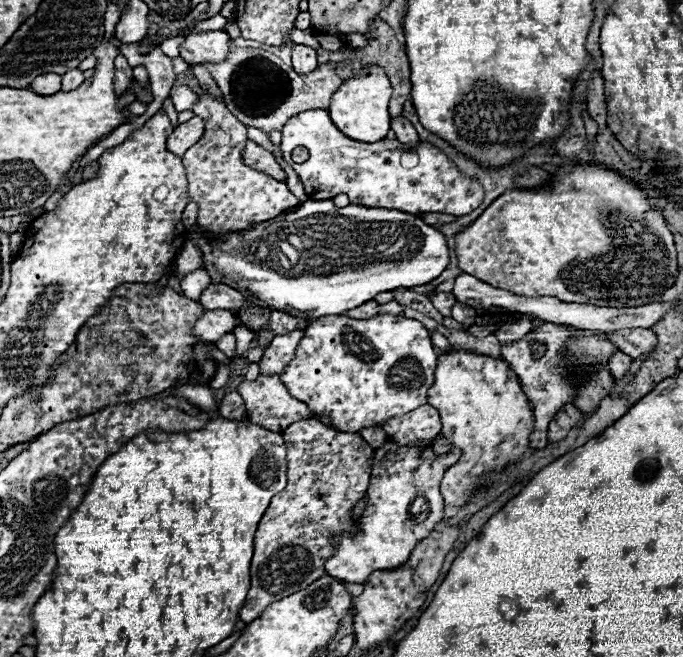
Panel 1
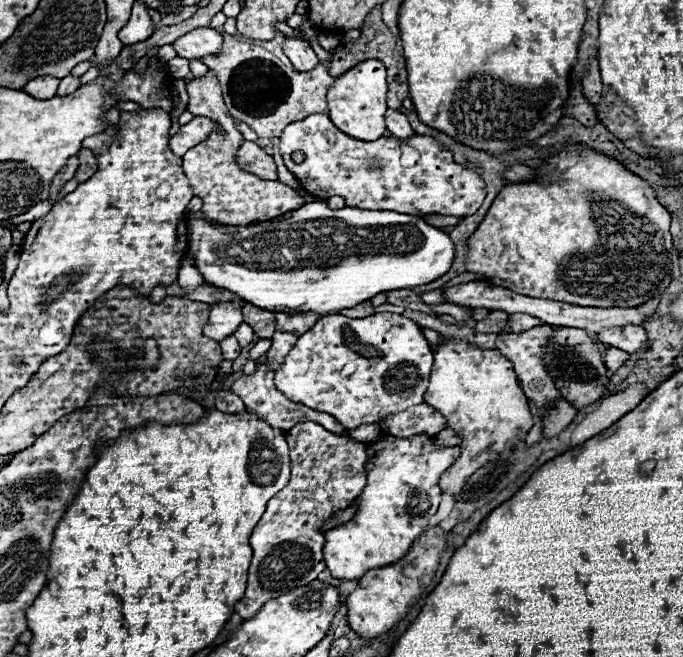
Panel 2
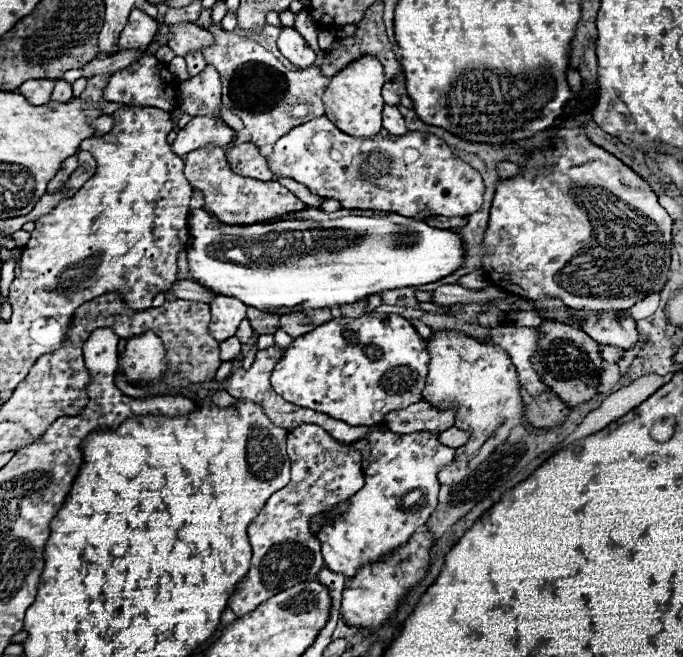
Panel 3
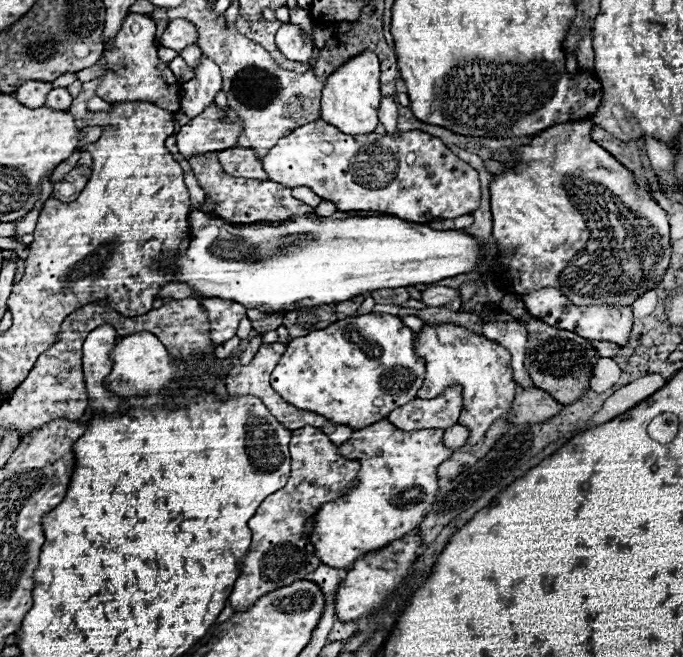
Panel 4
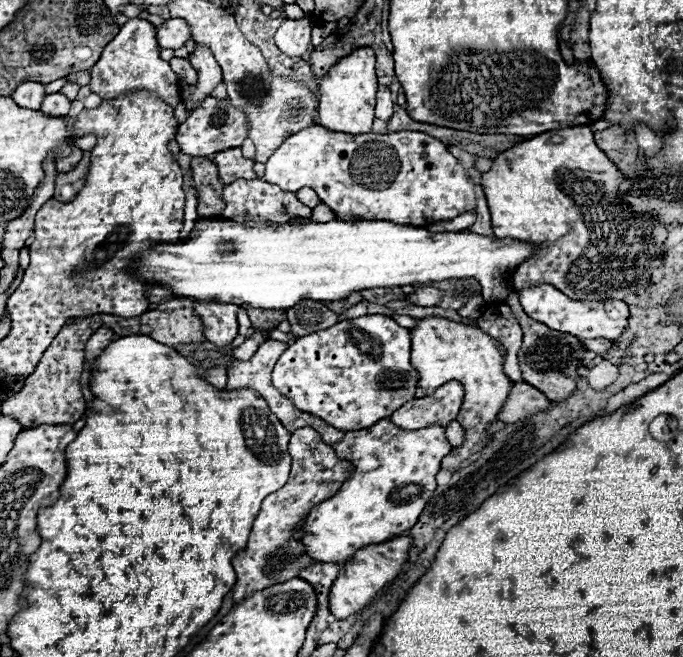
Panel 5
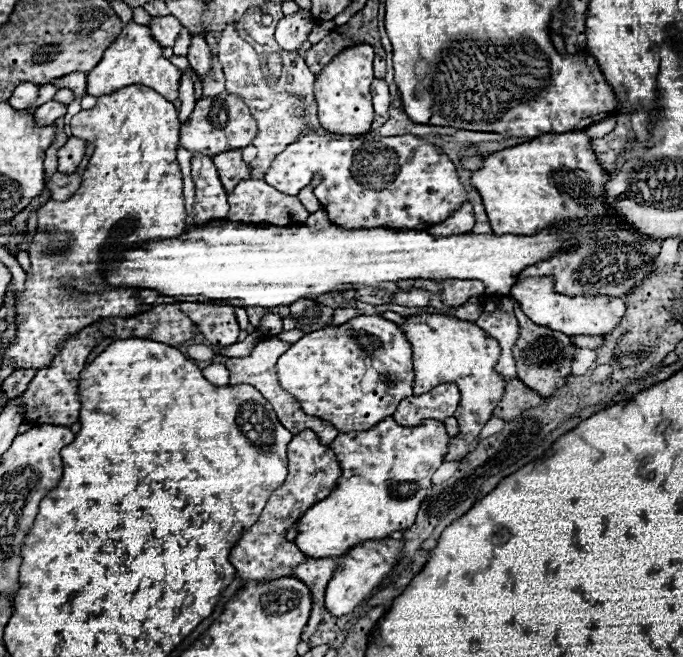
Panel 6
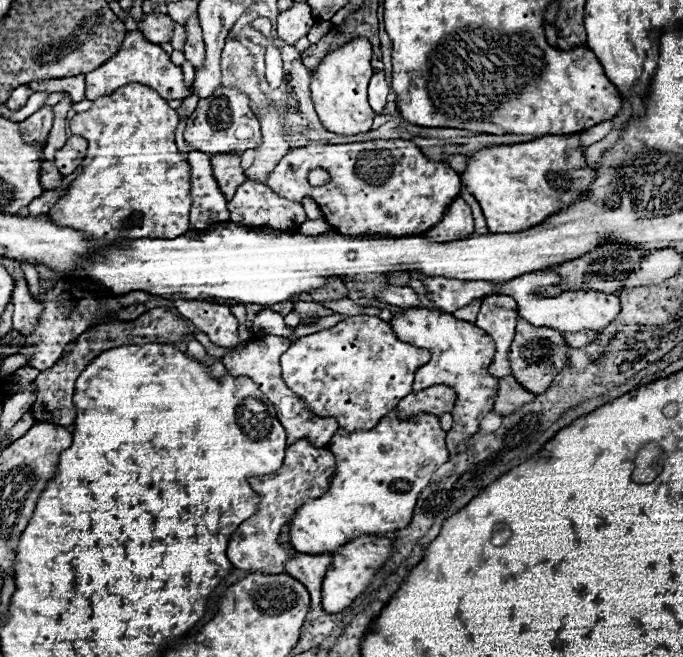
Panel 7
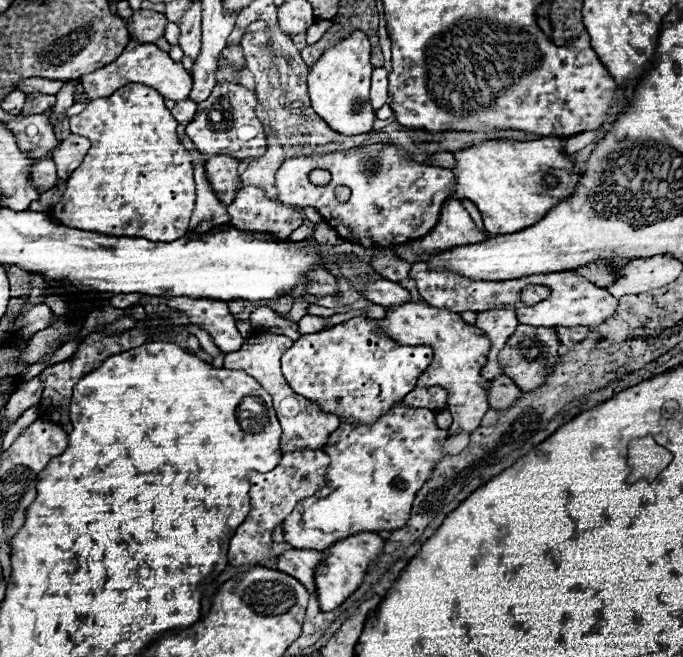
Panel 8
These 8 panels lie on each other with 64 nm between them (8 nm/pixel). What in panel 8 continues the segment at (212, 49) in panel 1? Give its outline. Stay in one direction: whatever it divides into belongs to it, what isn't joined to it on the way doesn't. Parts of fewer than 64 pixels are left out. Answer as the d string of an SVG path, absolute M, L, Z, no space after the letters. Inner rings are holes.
M138 10L132 16L132 32L130 36L140 42L156 42L164 36L168 20L164 14L154 10Z

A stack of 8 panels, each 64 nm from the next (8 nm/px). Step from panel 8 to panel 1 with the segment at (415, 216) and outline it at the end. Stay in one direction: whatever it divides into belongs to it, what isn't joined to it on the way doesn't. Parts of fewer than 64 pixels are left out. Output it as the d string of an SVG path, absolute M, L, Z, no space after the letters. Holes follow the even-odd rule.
M322 108L300 112L284 124L282 152L284 152L284 160L298 172L298 176L304 184L304 190L306 190L308 198L312 198L312 200L328 200L338 194L348 194L352 204L364 204L370 208L390 208L390 210L400 210L400 212L408 212L408 214L444 212L444 214L452 214L452 216L464 216L464 214L470 214L474 208L478 208L484 198L482 186L474 178L468 178L462 172L458 172L456 166L448 160L448 156L444 152L440 152L438 148L434 148L432 144L422 142L418 148L408 150L398 140L388 140L388 138L374 142L374 144L356 142L356 140L350 140L348 136L344 136L332 124L328 110L322 110ZM296 146L304 146L310 150L310 158L302 164L292 162L292 150Z

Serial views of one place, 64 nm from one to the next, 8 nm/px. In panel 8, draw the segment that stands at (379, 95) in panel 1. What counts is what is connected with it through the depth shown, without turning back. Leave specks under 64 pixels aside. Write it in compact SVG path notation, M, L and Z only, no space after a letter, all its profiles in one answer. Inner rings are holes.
M354 32L348 38L340 40L340 44L328 48L320 60L310 68L308 74L308 94L312 100L312 108L316 114L338 134L364 134L372 130L376 120L376 112L370 106L370 42L364 32Z

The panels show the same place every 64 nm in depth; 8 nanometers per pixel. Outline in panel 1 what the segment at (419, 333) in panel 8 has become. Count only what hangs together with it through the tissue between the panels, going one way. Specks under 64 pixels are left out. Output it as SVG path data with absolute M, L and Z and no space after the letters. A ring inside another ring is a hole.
M452 350L448 354L438 356L434 378L436 382L428 392L428 404L432 404L440 412L442 436L452 442L452 448L462 450L460 460L446 470L440 488L448 506L464 506L468 504L472 490L476 488L476 480L482 474L502 472L506 466L532 456L534 448L530 448L528 436L534 430L534 412L530 408L526 394L520 388L518 376L504 360L496 360L496 358L488 358L488 356L480 356L464 350Z

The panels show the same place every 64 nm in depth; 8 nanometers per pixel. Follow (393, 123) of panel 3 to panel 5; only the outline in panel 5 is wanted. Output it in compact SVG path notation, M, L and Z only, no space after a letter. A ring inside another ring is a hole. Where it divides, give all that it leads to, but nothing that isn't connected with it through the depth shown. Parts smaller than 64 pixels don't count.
M378 86L378 104L376 104L376 118L390 122L394 114L394 102L390 100L390 90L384 86Z

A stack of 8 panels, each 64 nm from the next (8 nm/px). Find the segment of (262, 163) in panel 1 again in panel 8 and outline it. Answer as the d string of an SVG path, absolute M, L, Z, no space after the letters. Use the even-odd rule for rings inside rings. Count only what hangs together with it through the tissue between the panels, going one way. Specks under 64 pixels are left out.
M212 156L206 162L206 174L220 202L228 206L240 188L238 160L232 156Z

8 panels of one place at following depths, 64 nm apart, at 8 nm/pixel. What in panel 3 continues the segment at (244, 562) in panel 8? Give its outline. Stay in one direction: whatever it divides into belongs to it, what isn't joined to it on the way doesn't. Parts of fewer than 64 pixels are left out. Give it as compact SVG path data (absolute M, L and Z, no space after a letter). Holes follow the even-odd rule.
M300 424L288 432L288 456L292 462L290 484L268 498L260 516L248 528L252 564L240 582L240 592L230 600L230 608L236 616L252 612L286 588L308 582L310 576L316 576L324 568L320 540L310 532L310 520L352 498L364 486L360 450L334 440L316 424Z

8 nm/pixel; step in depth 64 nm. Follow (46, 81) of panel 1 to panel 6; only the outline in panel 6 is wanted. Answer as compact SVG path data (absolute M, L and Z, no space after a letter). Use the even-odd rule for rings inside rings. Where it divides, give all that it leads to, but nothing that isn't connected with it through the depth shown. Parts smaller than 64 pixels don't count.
M24 82L24 84L20 84L20 86L14 90L14 94L10 96L10 100L8 100L8 102L10 102L14 108L20 108L20 110L30 108L30 106L34 106L34 104L36 104L38 90L40 90L40 86L38 86L38 84Z

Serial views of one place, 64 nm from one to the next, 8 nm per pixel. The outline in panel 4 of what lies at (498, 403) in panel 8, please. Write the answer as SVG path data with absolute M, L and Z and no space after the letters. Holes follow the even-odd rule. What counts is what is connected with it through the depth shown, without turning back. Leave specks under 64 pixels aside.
M518 388L510 422L522 424L522 422L546 422L554 418L562 410L562 404L556 402L548 392L540 388Z

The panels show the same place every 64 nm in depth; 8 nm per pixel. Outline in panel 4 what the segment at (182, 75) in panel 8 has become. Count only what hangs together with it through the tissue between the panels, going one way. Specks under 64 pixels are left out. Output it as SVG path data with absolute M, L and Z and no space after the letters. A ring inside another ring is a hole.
M130 14L118 36L112 40L112 44L106 44L102 64L108 64L110 72L106 72L100 78L98 86L98 96L106 102L152 102L168 112L176 112L180 108L180 82L178 78L170 72L167 63L160 62L156 56L156 46L154 46L154 34L156 34L156 24L150 16L146 14Z

